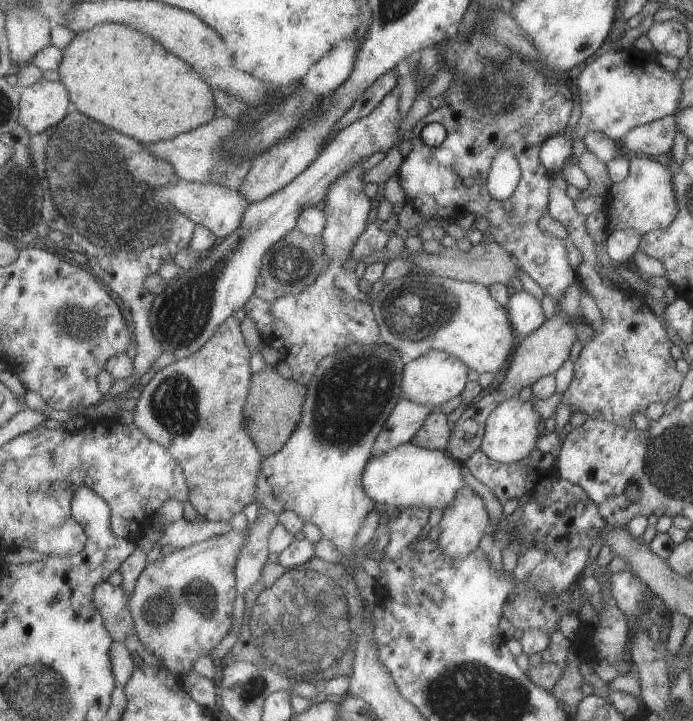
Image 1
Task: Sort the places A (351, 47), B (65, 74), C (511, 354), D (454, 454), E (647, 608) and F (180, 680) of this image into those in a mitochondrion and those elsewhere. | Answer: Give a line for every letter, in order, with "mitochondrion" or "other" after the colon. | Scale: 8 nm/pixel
A: other
B: other
C: other
D: other
E: other
F: other

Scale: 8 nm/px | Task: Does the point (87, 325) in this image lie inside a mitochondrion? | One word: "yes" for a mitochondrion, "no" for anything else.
yes

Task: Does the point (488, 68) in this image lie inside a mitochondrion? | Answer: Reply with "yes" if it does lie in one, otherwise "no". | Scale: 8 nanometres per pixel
yes

